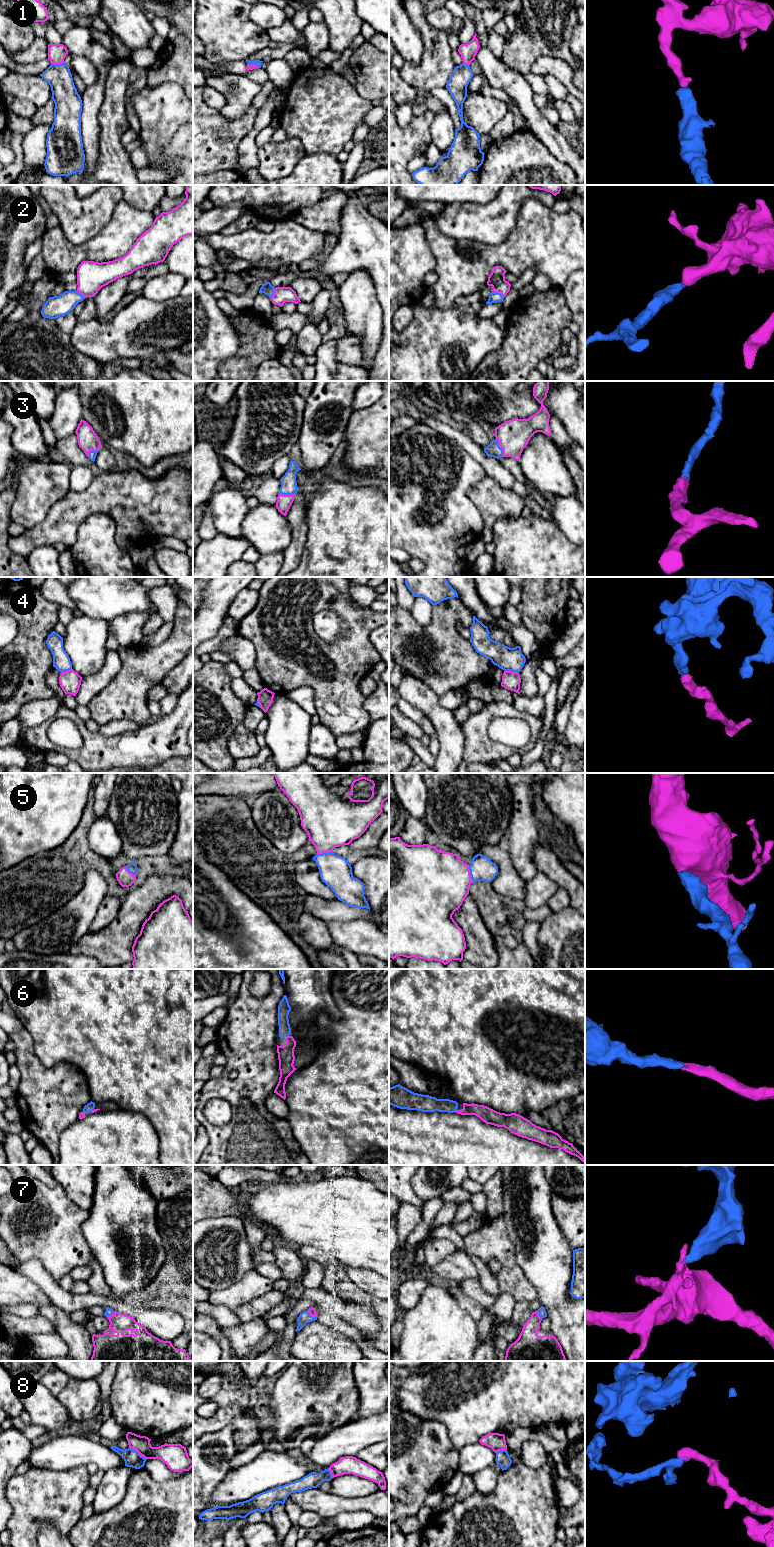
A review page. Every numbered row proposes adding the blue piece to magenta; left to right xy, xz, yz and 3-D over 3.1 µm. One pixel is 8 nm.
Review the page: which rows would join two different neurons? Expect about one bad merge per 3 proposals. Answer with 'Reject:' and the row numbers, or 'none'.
Reject: 4, 8

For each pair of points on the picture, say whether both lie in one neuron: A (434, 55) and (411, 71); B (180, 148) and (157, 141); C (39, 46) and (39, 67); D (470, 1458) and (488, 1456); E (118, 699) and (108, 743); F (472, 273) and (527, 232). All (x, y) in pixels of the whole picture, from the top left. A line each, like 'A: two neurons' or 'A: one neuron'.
A: one neuron
B: two neurons
C: two neurons
D: one neuron
E: two neurons
F: one neuron

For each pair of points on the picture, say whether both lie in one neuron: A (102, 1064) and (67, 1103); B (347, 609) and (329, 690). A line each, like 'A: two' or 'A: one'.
A: two
B: one

